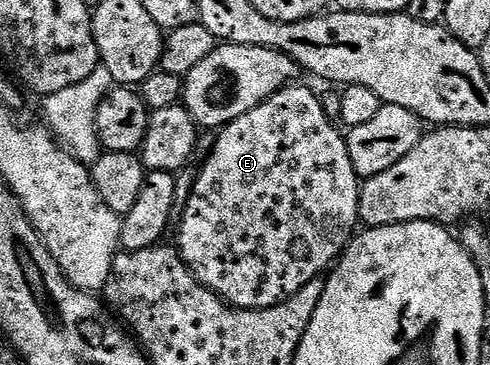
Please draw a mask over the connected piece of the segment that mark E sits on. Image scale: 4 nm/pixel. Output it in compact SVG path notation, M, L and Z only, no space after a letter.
M295 86L284 87L272 99L267 99L260 107L253 108L248 115L242 115L240 119L235 119L218 132L219 140L216 141L207 164L200 169L199 176L195 179L195 188L187 199L187 208L183 211L183 262L203 286L215 292L223 302L244 311L261 311L265 307L275 307L278 303L284 303L290 295L296 295L305 285L320 278L347 250L347 244L351 242L360 226L361 180L353 169L344 132L331 123L329 117L325 117L325 109L319 104L319 95L316 92L311 92L307 87Z

